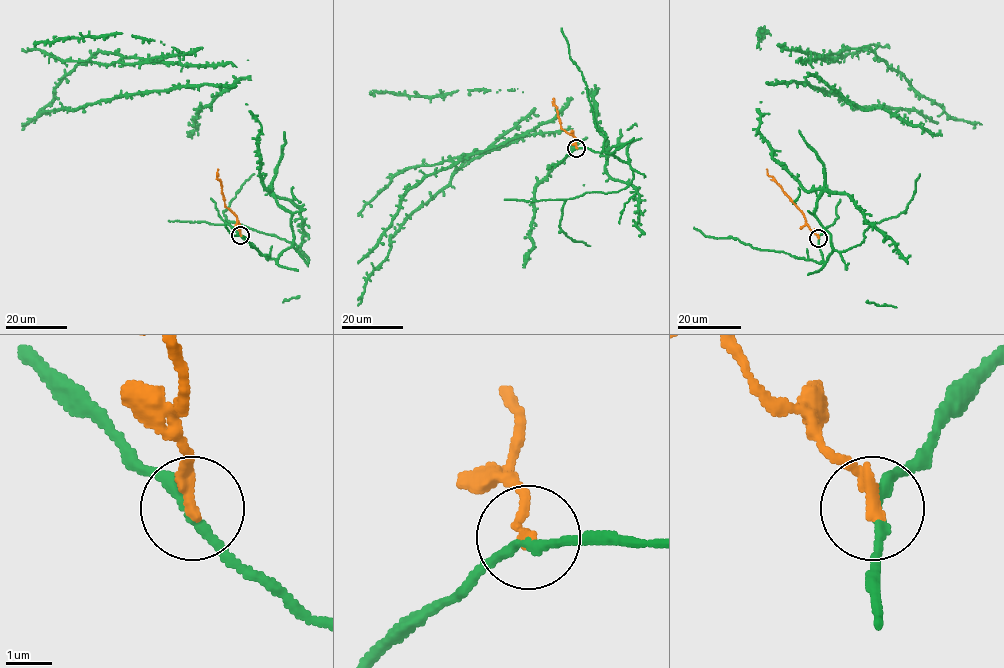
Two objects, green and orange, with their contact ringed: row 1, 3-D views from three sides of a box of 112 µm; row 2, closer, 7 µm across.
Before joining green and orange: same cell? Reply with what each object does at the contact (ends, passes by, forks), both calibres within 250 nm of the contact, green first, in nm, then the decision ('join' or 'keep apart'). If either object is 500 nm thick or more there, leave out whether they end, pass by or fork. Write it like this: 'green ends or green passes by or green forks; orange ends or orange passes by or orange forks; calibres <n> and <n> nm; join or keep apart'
green passes by; orange ends; calibres 200 and 280 nm; keep apart

